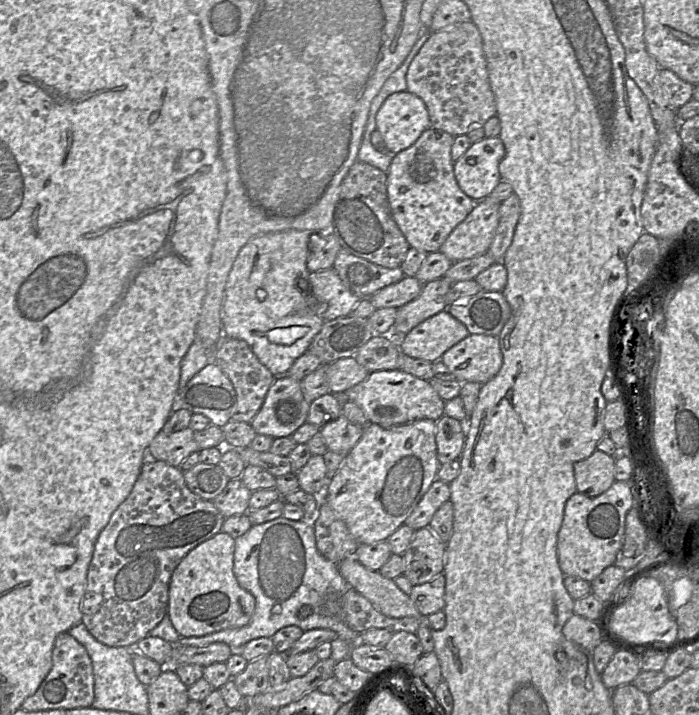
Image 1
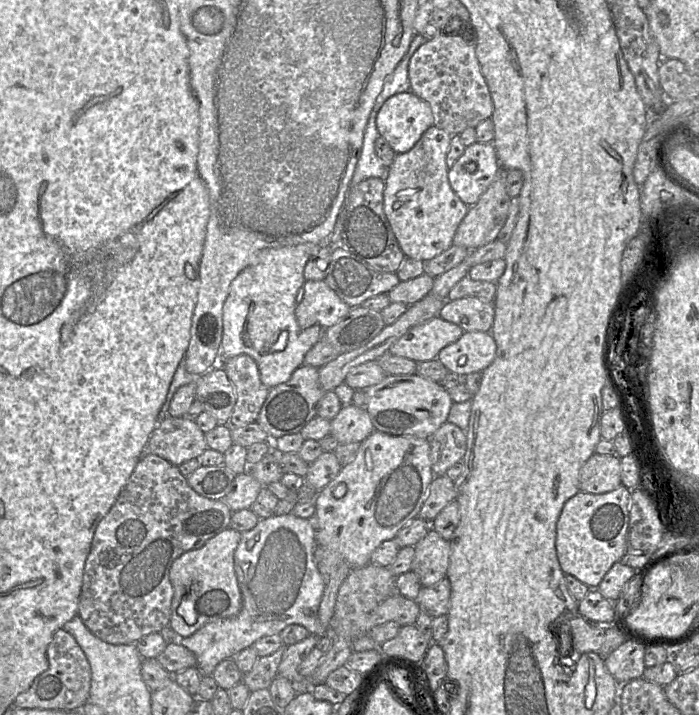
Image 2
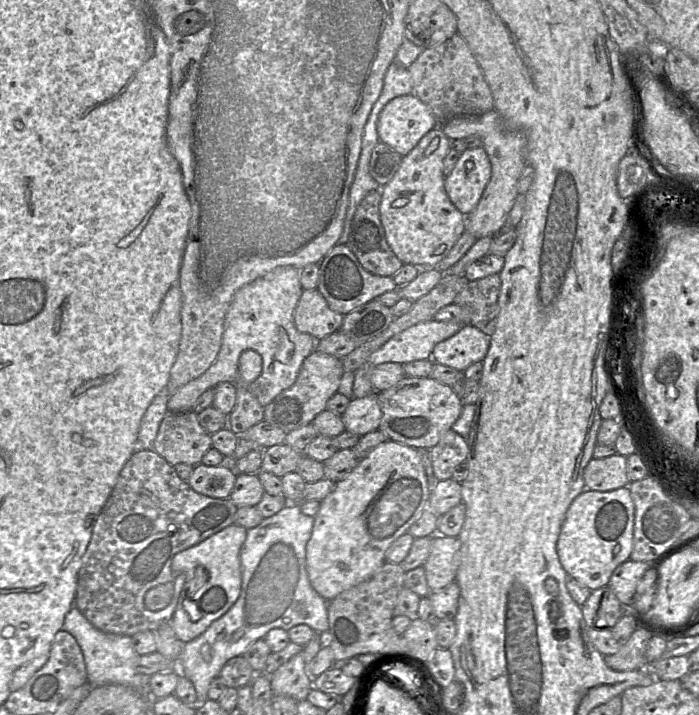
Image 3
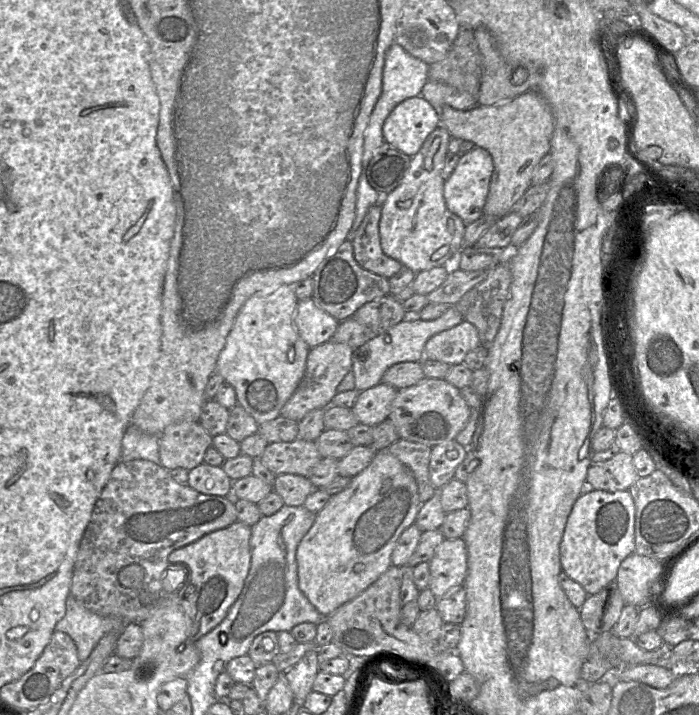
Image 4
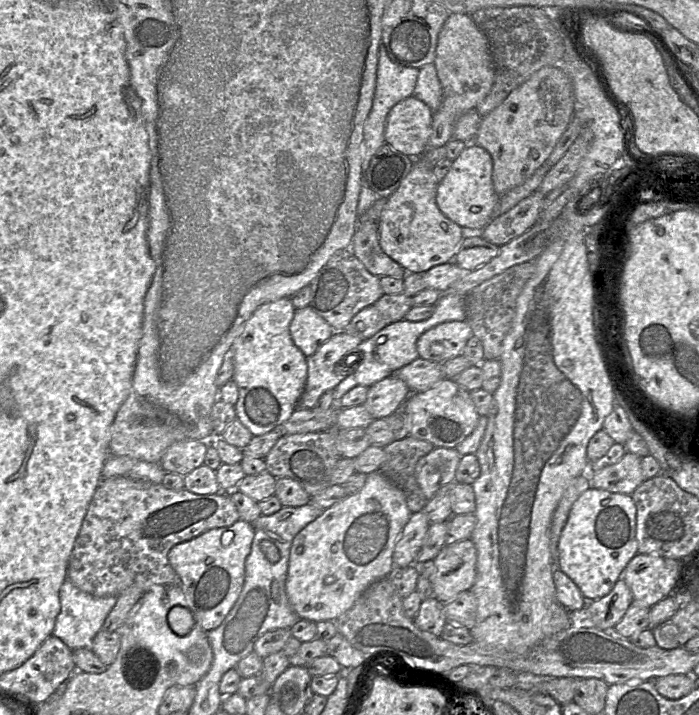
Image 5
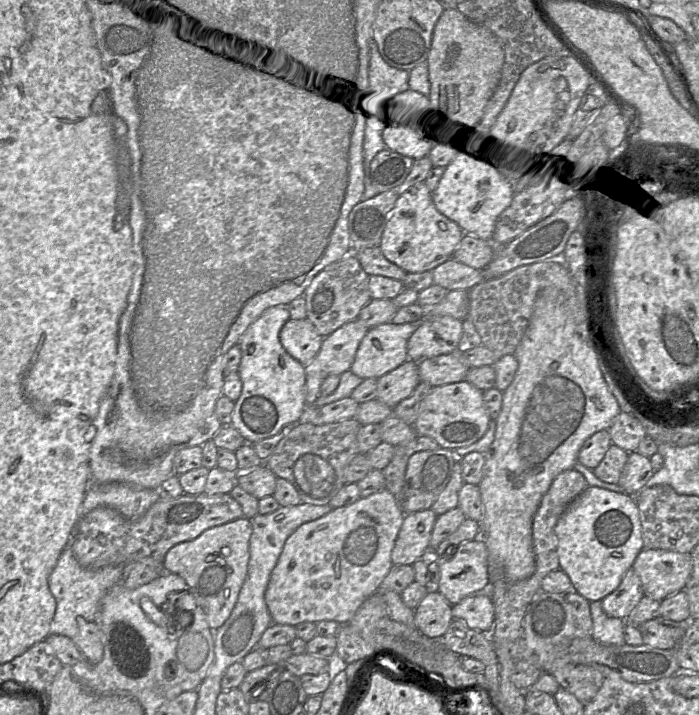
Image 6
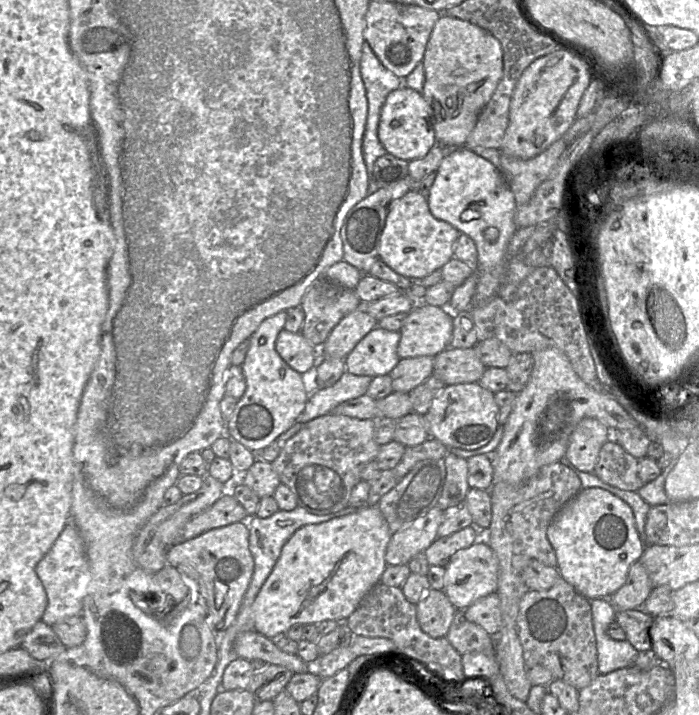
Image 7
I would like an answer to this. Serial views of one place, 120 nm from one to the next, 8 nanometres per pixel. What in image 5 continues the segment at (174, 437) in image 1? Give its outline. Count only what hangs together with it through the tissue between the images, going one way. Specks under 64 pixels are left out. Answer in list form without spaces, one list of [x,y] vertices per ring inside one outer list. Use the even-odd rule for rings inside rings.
[[[184,440],[170,445],[163,453],[160,464],[165,472],[185,476],[204,464],[205,454],[211,441]]]

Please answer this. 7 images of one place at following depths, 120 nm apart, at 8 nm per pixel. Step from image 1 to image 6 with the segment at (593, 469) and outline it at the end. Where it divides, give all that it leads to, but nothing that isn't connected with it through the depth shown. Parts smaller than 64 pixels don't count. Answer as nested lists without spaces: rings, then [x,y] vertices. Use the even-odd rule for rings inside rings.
[[[636,451],[628,453],[628,459],[618,484],[624,489],[623,493],[637,495],[653,476],[654,472],[649,458]]]

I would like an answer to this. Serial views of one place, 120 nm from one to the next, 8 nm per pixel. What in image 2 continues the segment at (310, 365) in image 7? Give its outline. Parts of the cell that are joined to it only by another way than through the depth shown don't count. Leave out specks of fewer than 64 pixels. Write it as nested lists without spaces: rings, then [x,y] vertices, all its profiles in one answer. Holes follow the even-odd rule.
[[[306,280],[295,317],[303,329],[314,325],[327,329],[346,317],[351,309],[325,280]]]

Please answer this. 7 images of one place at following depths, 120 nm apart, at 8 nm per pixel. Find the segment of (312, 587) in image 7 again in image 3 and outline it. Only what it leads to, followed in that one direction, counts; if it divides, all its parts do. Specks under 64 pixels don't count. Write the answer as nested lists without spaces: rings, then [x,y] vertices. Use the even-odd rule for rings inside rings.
[[[387,440],[377,445],[321,502],[314,517],[312,535],[306,545],[306,570],[313,589],[331,601],[371,577],[386,562],[389,546],[408,532],[410,526],[428,506],[429,483],[416,448]]]

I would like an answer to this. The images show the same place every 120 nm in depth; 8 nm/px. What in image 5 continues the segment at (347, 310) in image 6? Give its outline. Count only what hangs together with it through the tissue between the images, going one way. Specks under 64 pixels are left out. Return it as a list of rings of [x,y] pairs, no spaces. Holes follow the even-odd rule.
[[[352,247],[335,253],[311,281],[310,306],[323,317],[335,331],[342,331],[351,319],[362,309],[374,303],[383,295],[379,278],[371,274],[355,256]]]

